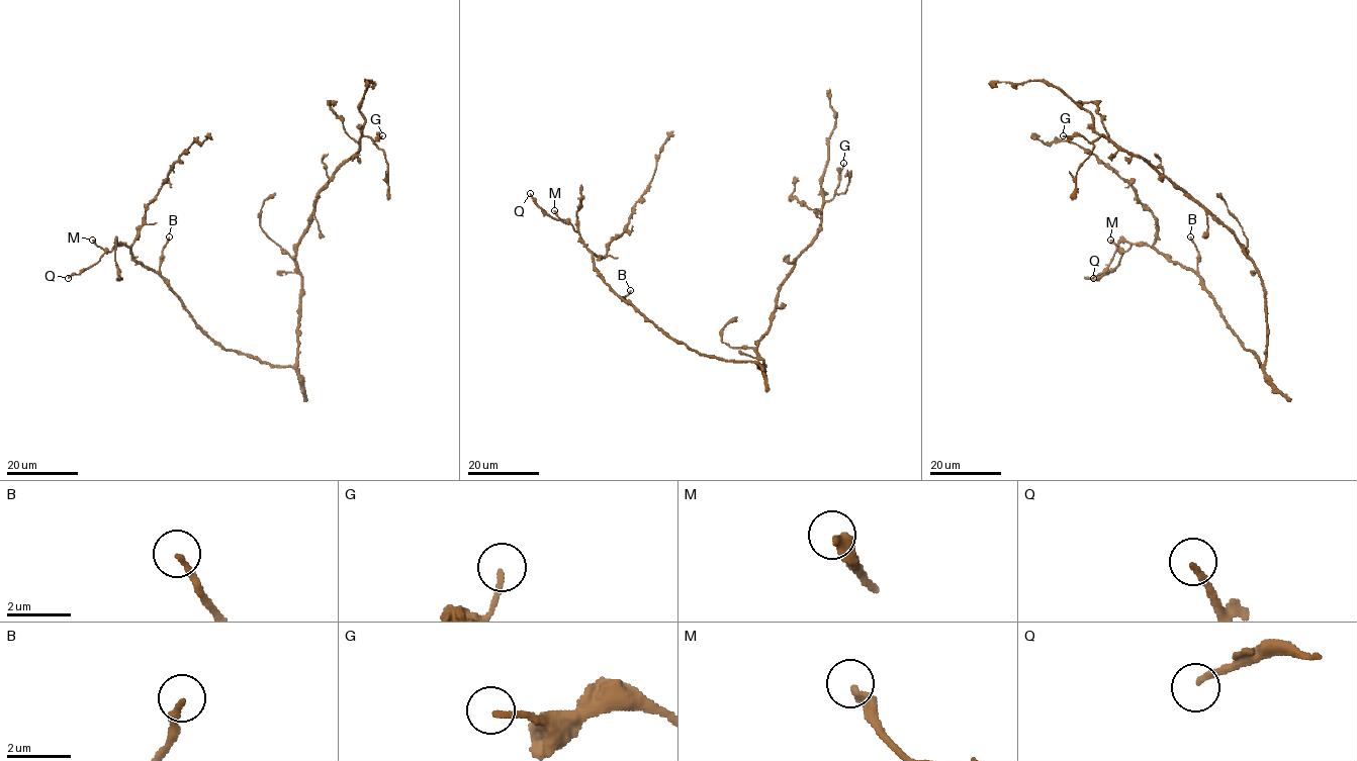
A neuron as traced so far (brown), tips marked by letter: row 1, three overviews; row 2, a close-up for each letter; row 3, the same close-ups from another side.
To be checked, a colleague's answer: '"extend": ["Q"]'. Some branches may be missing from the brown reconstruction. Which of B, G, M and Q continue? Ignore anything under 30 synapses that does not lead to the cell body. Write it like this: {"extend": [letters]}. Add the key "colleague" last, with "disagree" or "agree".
{"extend": ["B"], "colleague": "disagree"}

